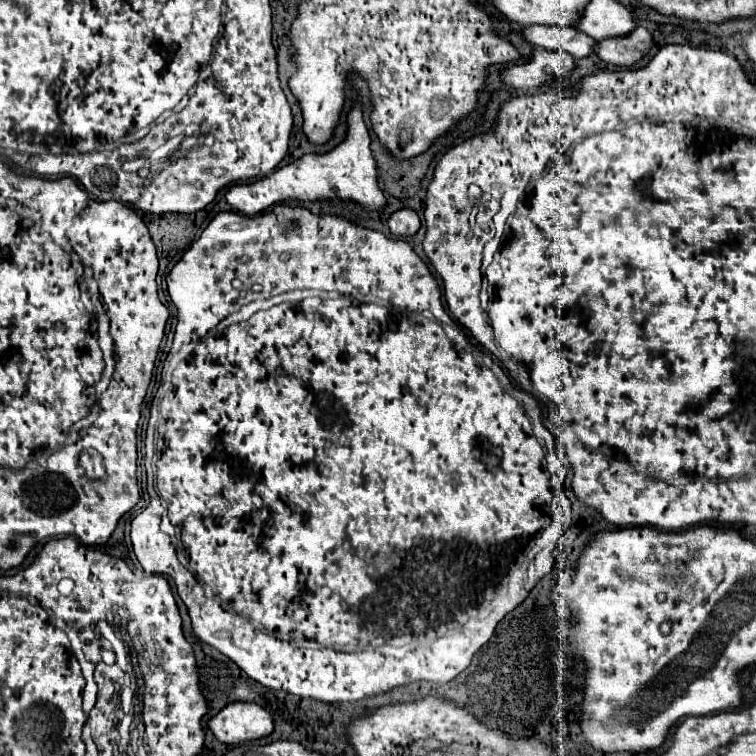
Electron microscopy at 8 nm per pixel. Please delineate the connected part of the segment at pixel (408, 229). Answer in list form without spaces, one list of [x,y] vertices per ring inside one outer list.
[[[400,208],[398,212],[388,216],[388,226],[392,234],[408,236],[420,228],[420,218],[412,208]]]

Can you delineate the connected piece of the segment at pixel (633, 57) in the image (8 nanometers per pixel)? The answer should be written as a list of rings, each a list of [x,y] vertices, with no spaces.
[[[636,26],[626,36],[616,36],[616,38],[606,38],[596,42],[594,54],[608,64],[632,66],[650,50],[650,46],[652,46],[650,32],[642,26]]]

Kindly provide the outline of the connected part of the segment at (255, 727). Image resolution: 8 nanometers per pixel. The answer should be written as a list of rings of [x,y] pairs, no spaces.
[[[234,702],[212,716],[208,720],[208,728],[220,742],[240,744],[268,736],[274,728],[274,722],[258,704]]]

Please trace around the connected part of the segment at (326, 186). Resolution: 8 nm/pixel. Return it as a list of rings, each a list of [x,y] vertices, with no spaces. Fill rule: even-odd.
[[[356,94],[354,108],[346,116],[348,130],[346,138],[334,146],[330,152],[324,154],[304,154],[296,162],[290,162],[272,174],[250,182],[250,184],[234,184],[226,192],[228,204],[238,210],[240,214],[254,216],[276,202],[296,198],[296,200],[324,200],[324,198],[342,198],[342,200],[356,200],[362,202],[370,210],[378,210],[386,204],[386,198],[378,186],[376,176],[376,162],[370,150],[370,134],[362,120],[362,102]]]

